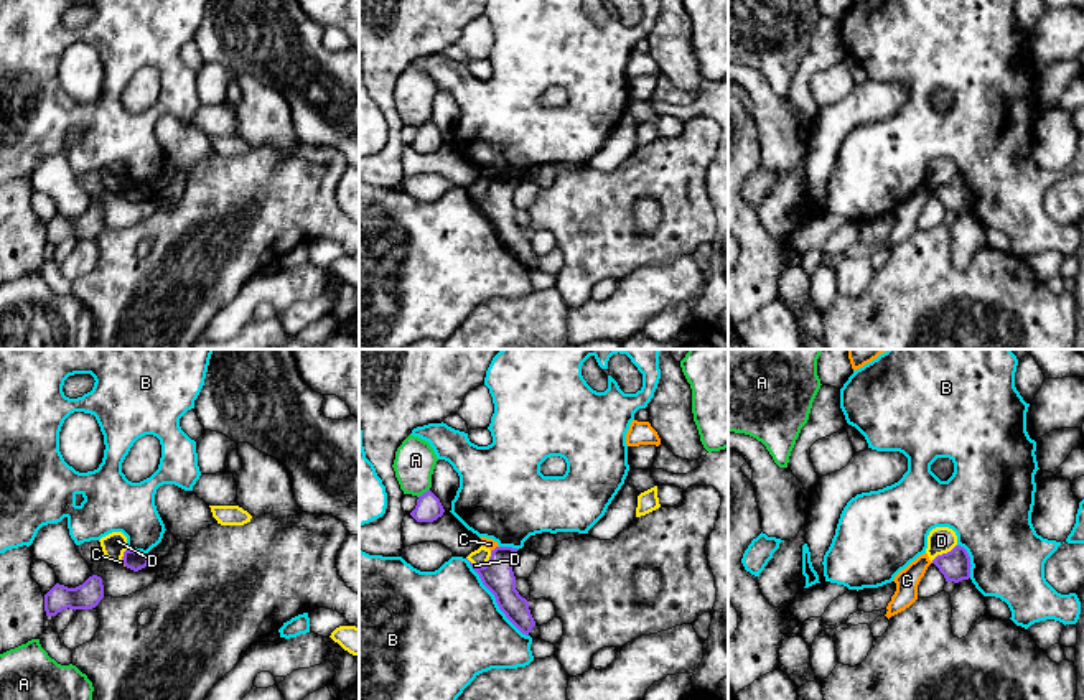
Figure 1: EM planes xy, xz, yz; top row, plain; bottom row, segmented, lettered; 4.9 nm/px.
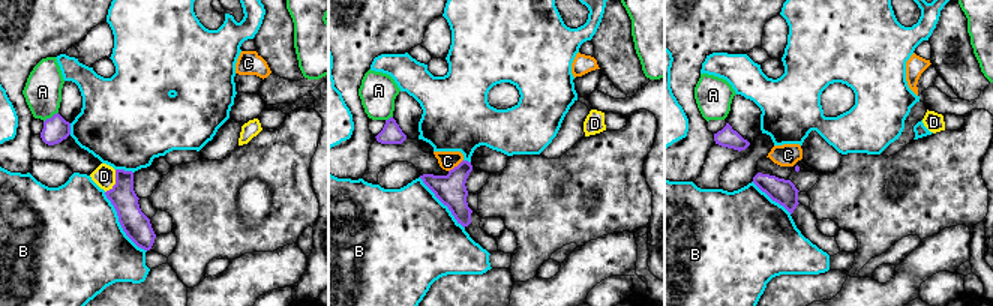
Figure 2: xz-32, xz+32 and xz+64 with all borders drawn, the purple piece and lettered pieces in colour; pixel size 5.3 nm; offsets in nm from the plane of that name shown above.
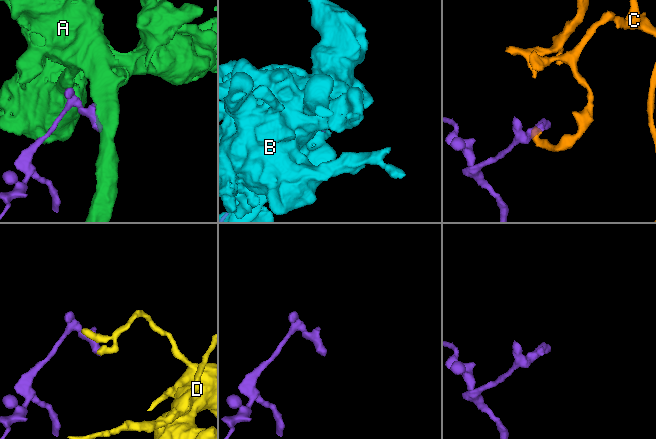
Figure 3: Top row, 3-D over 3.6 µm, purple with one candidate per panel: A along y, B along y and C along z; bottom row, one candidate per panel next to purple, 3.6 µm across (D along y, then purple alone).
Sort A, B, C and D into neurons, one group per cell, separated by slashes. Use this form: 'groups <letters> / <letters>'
groups A / B / C / D

